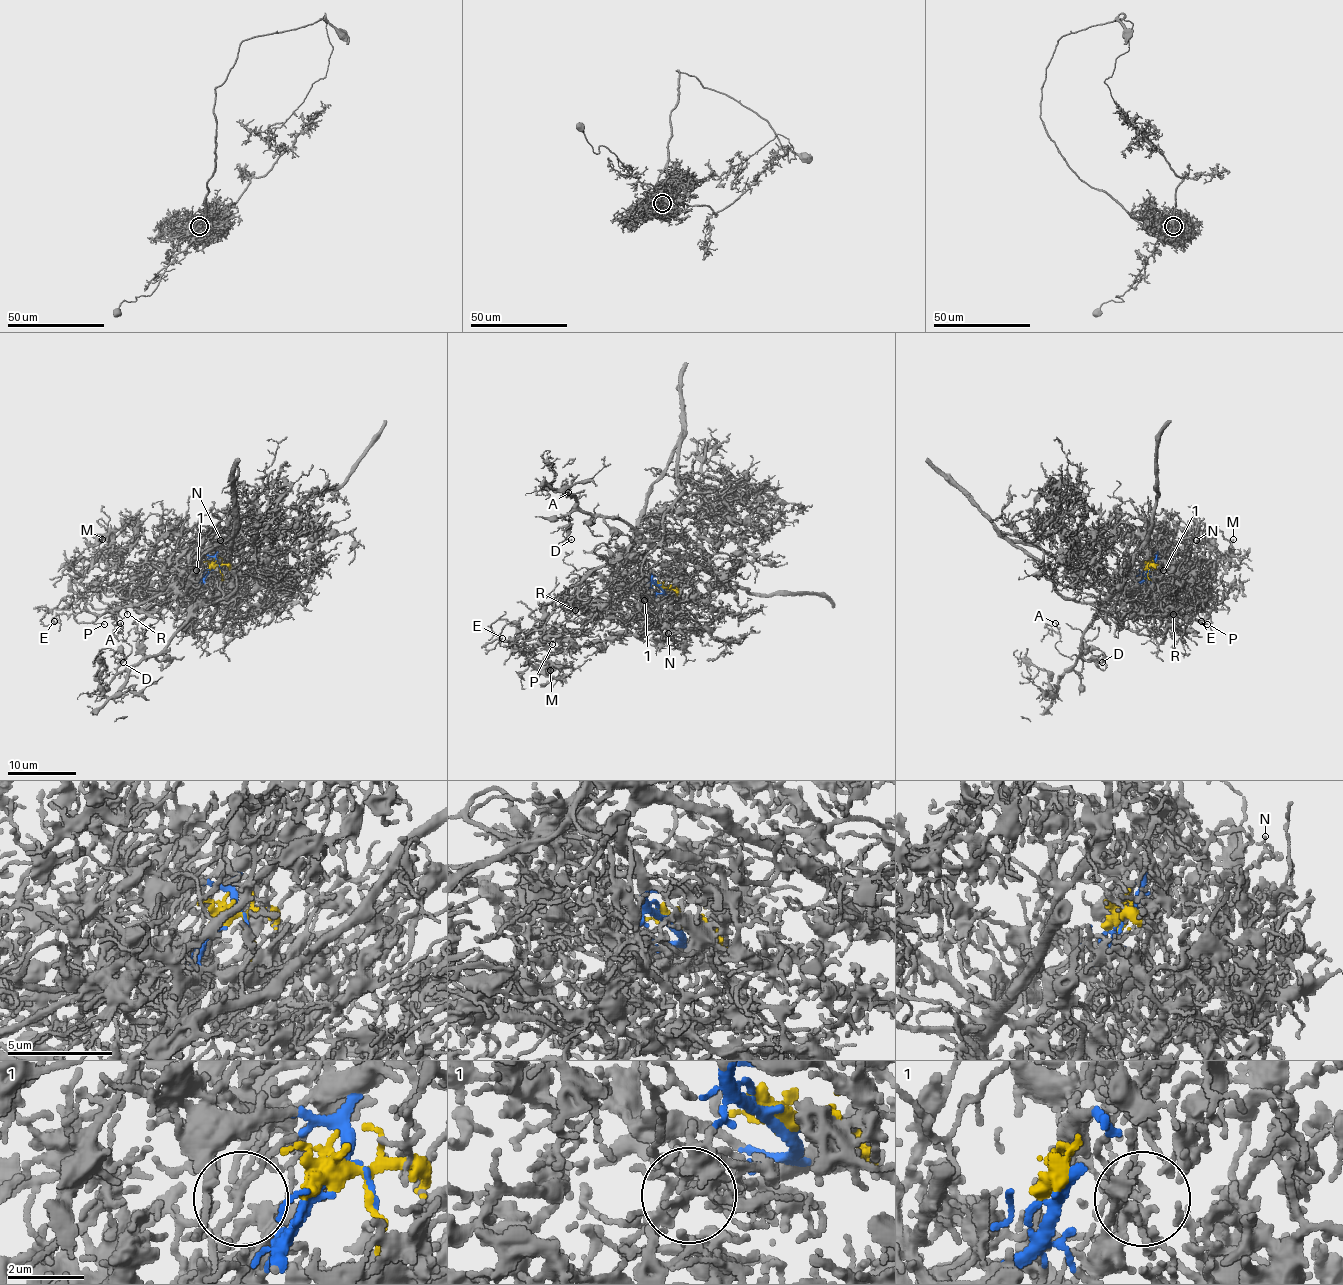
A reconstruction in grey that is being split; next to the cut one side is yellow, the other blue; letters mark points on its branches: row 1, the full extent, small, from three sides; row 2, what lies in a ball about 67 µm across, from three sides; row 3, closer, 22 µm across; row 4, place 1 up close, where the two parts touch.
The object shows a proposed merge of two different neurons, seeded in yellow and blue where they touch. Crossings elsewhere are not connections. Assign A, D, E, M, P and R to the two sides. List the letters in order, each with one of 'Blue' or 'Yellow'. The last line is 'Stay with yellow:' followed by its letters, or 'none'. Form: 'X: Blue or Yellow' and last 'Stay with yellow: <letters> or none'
A: Blue
D: Blue
E: Yellow
M: Yellow
P: Yellow
R: Yellow
Stay with yellow: E, M, P, R

